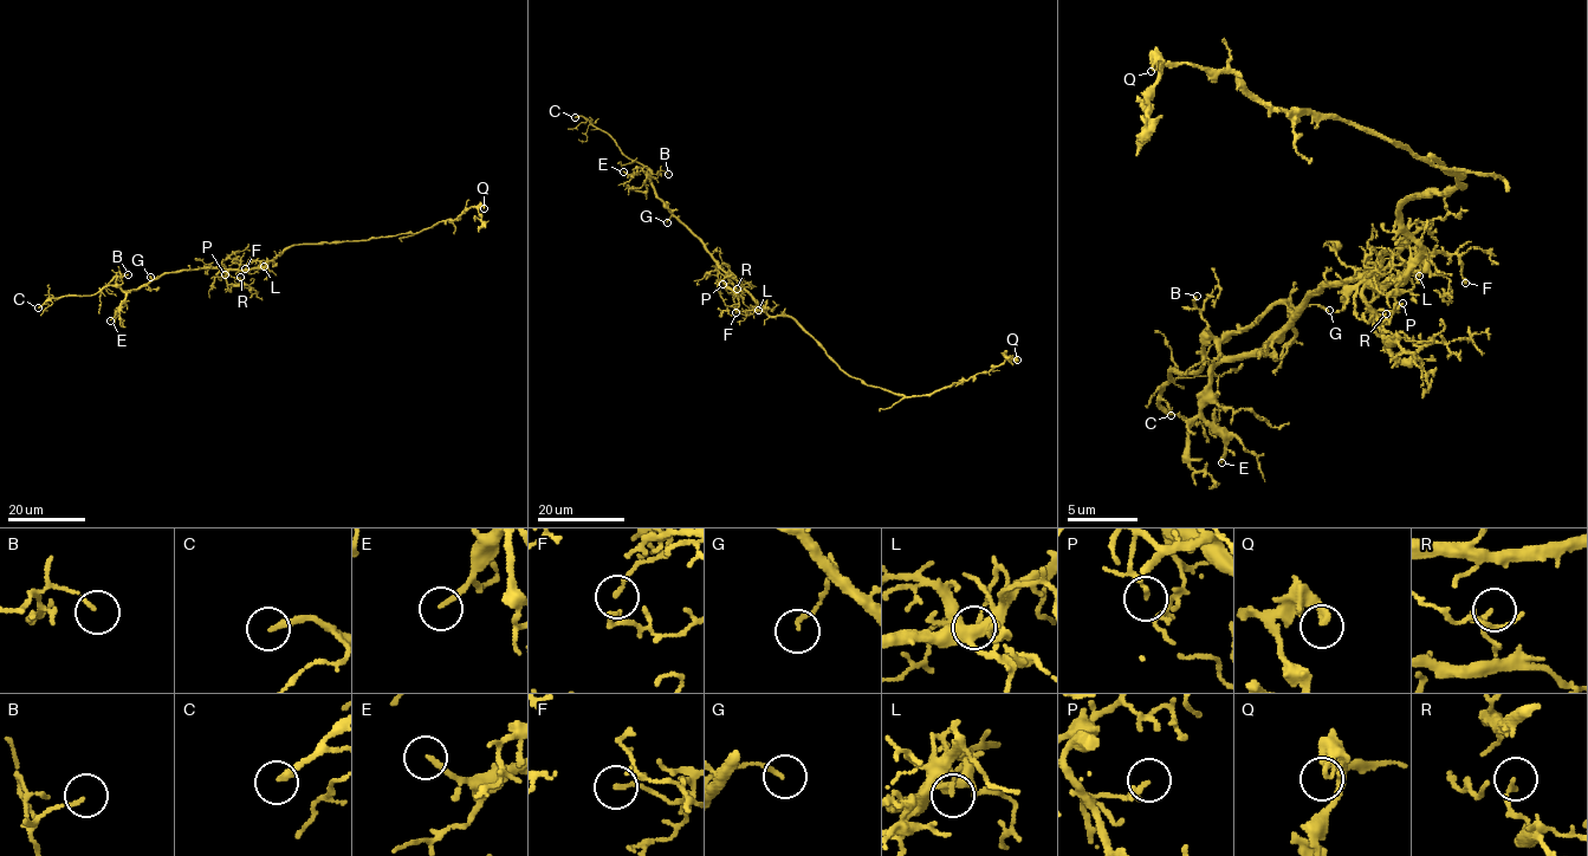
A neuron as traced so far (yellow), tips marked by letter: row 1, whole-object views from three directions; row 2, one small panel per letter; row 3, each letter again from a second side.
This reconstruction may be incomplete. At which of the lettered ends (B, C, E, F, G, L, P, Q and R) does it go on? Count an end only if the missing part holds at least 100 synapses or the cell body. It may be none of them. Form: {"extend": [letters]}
{"extend": ["C"]}

